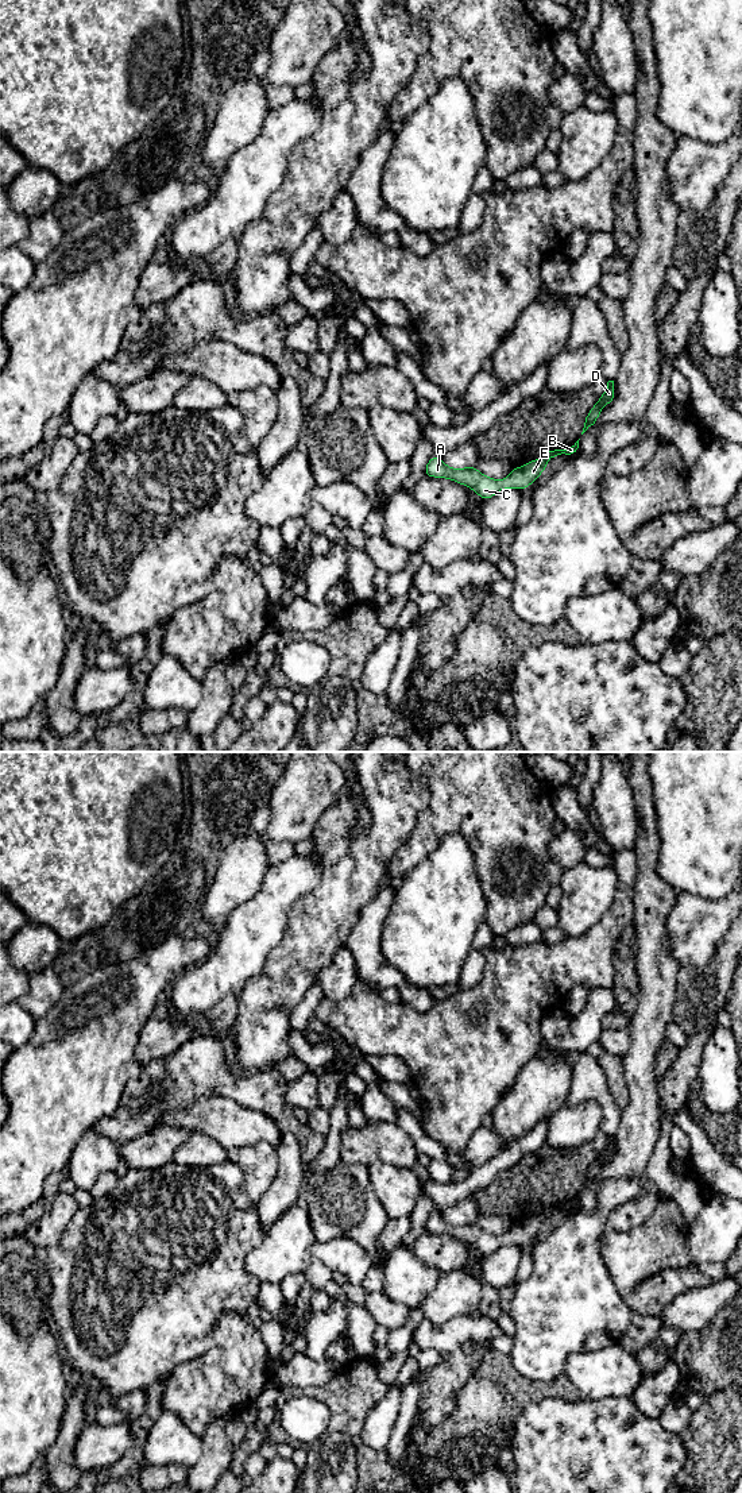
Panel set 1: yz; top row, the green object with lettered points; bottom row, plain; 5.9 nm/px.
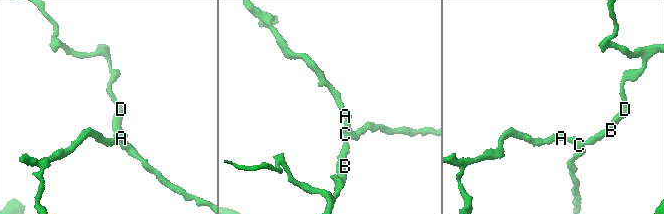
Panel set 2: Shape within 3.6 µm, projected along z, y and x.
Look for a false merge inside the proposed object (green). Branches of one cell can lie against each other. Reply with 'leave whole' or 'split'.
leave whole

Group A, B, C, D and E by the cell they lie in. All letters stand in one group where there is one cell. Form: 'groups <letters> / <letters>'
groups A B C D E

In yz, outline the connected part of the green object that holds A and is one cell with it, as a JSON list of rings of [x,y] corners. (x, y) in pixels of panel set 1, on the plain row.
[[[579,1196],[567,1205],[554,1205],[544,1210],[541,1214],[526,1219],[522,1223],[513,1223],[509,1232],[503,1237],[483,1231],[476,1222],[465,1224],[448,1223],[440,1211],[433,1211],[424,1224],[424,1231],[430,1234],[445,1234],[471,1243],[483,1257],[492,1254],[502,1245],[527,1245],[545,1226],[549,1216],[557,1211],[571,1211],[579,1204]]]

